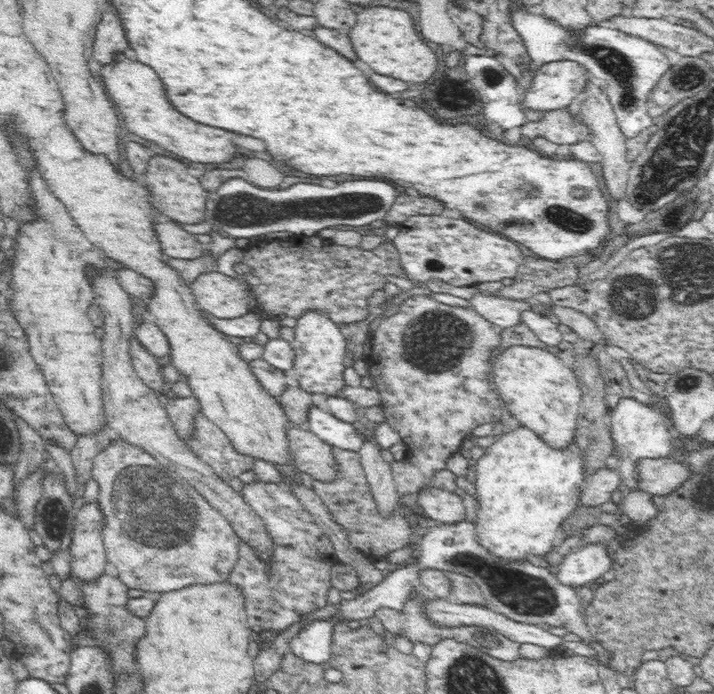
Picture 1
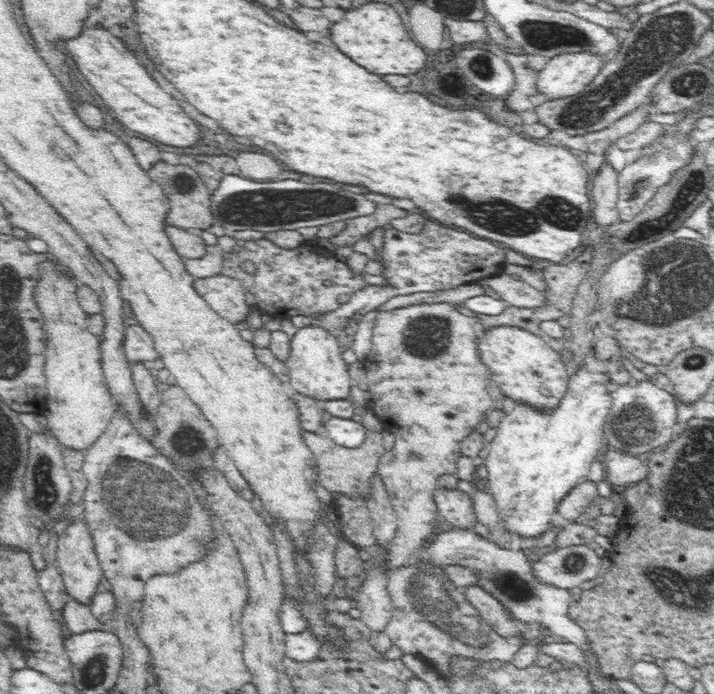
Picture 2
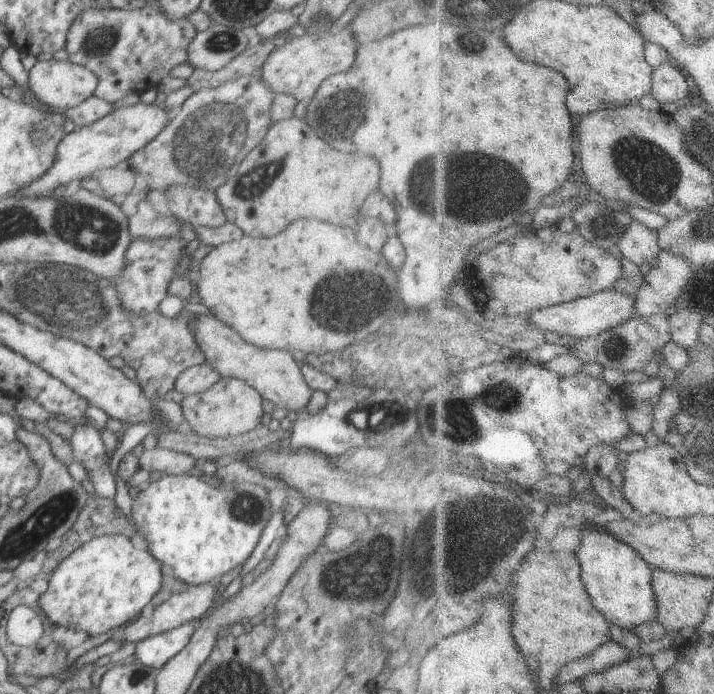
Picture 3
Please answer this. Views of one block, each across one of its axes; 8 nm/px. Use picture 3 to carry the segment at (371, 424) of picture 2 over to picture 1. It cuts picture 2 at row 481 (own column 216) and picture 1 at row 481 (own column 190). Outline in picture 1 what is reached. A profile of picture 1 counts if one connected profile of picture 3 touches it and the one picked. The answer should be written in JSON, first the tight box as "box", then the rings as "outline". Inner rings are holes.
{"box":[287,425,338,483],"outline":[[[291,425],[287,430],[289,440],[289,450],[293,457],[293,463],[301,472],[310,474],[315,483],[324,483],[334,480],[338,476],[338,464],[333,457],[333,448],[323,440],[320,440],[316,434],[308,430],[308,428]]]}

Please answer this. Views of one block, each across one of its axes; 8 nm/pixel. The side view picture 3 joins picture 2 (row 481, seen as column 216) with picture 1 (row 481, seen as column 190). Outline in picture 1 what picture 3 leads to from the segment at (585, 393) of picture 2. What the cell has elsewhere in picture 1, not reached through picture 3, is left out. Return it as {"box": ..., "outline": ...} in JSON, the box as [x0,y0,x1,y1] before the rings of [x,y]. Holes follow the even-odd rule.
{"box":[472,425,588,561],"outline":[[[524,425],[495,436],[495,441],[472,468],[476,475],[472,492],[478,502],[476,539],[488,552],[504,560],[526,561],[526,556],[530,554],[542,556],[552,550],[560,526],[563,526],[566,518],[580,504],[582,487],[588,476],[584,468],[582,447],[577,442],[572,442],[562,450],[551,448],[538,434]]]}

